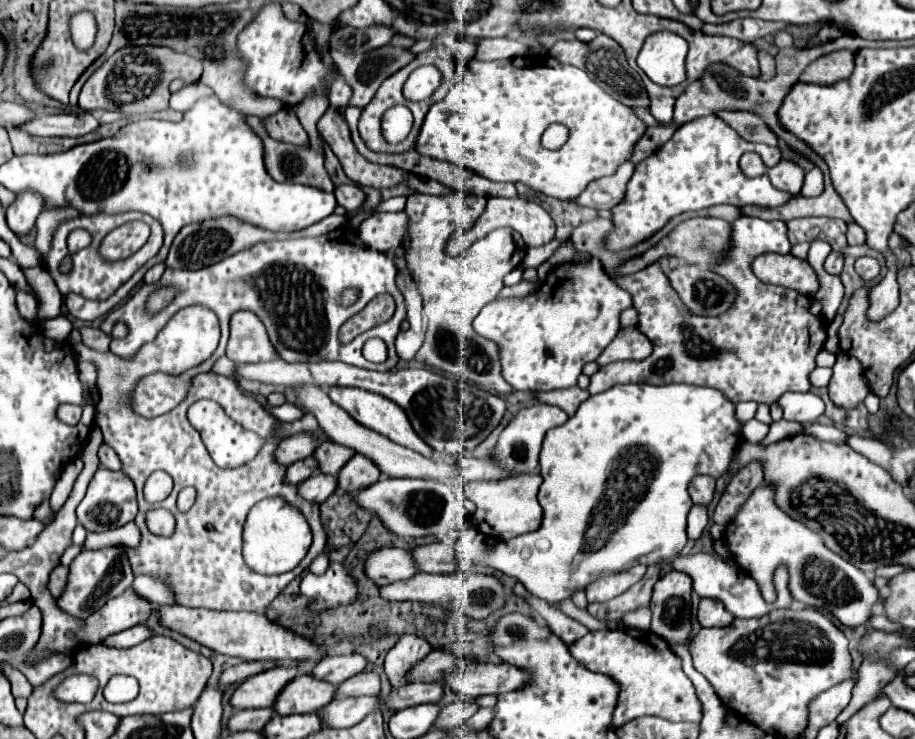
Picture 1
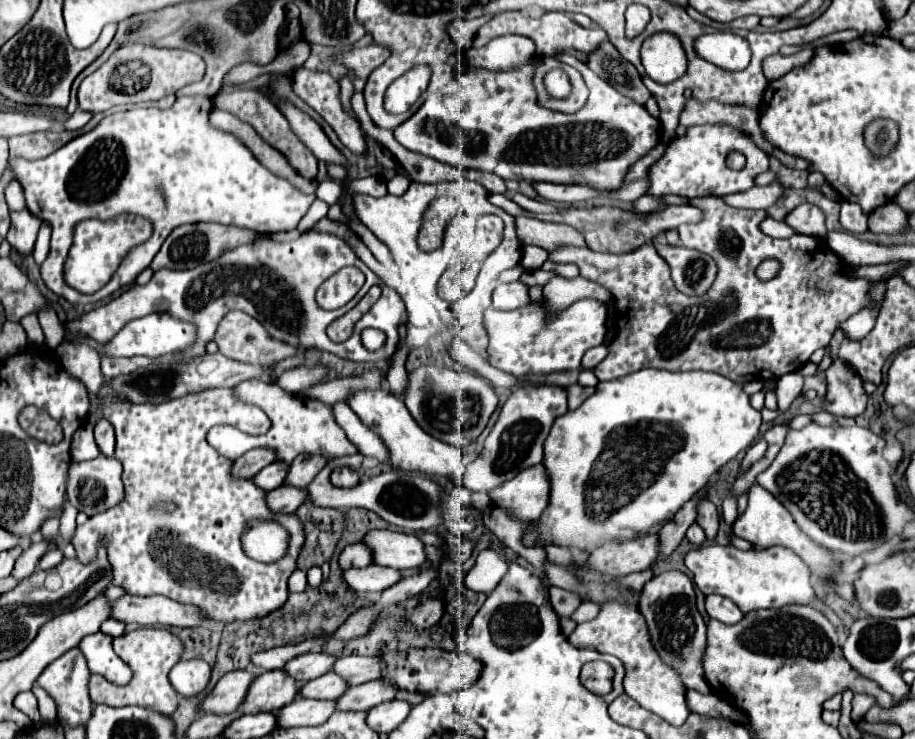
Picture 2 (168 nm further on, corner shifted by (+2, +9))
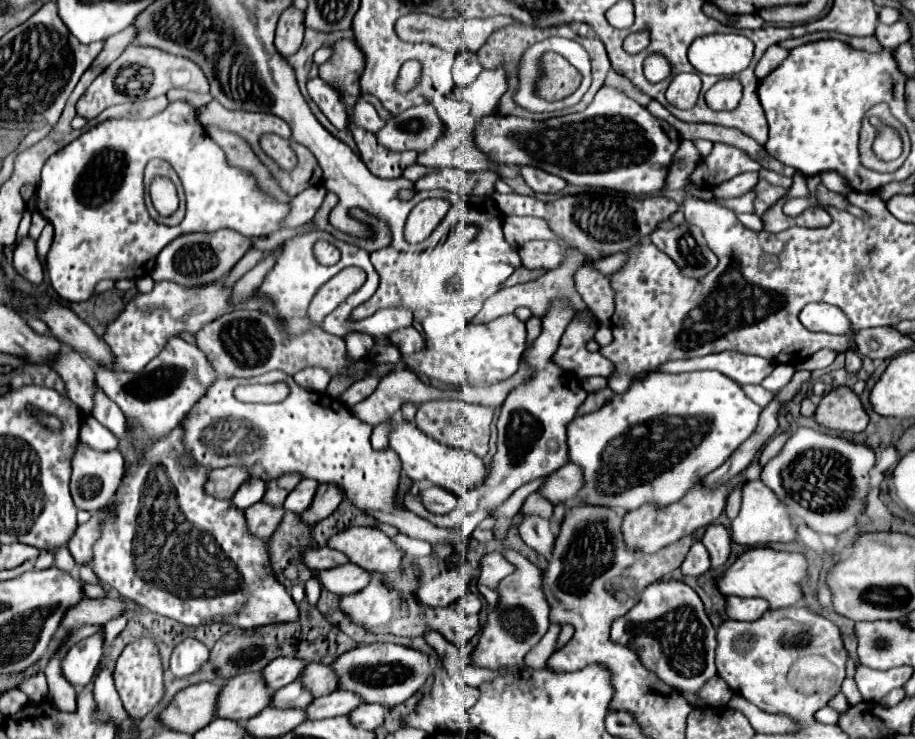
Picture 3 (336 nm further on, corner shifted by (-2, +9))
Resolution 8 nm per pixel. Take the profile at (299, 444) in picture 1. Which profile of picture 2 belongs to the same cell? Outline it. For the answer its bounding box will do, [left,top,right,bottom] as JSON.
[232,449,276,479]

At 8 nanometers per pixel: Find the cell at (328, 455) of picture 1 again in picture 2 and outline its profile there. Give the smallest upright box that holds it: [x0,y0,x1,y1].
[284,455,328,487]

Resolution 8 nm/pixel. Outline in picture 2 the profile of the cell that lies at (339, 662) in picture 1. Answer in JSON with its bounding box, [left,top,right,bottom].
[282,653,336,683]

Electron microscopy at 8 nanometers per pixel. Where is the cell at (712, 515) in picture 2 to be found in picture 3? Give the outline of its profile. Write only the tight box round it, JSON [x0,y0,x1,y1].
[702,523,732,567]

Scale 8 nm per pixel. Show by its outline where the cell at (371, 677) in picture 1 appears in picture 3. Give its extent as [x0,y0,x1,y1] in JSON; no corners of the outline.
[272,683,314,709]

